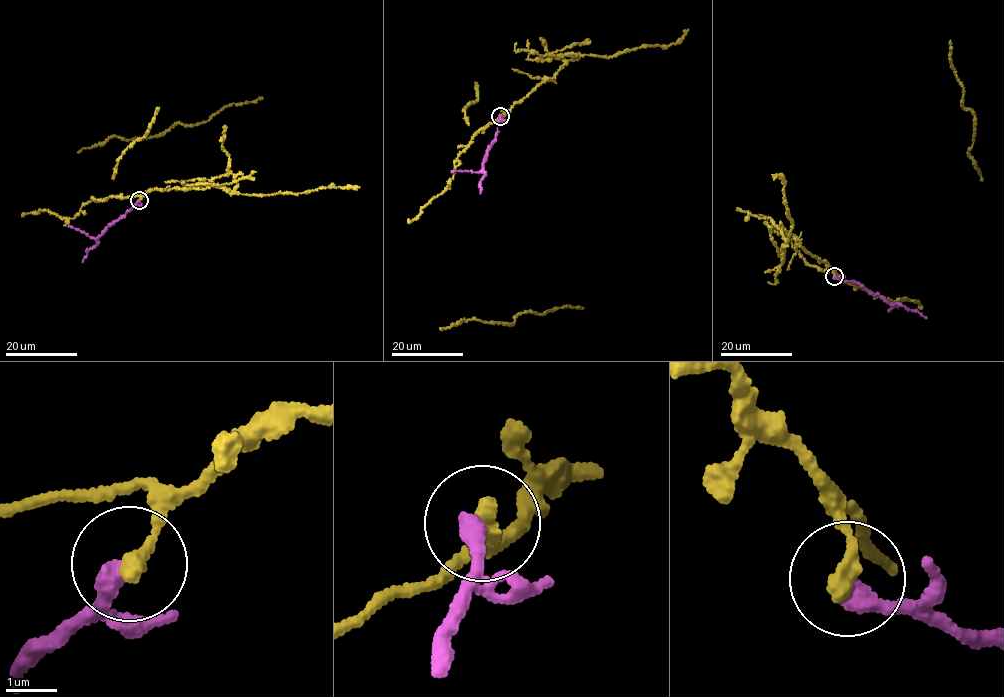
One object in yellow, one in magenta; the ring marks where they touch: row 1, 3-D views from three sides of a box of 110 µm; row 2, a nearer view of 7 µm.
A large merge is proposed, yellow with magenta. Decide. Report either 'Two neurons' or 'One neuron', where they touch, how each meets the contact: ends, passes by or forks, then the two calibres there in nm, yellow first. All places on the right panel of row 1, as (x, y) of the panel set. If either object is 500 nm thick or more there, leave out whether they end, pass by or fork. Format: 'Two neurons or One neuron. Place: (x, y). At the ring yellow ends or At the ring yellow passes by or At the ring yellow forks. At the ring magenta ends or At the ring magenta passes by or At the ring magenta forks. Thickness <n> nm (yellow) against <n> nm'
Two neurons. Place: (834, 276). At the ring yellow ends. At the ring magenta ends. Thickness 360 nm (yellow) against 400 nm

